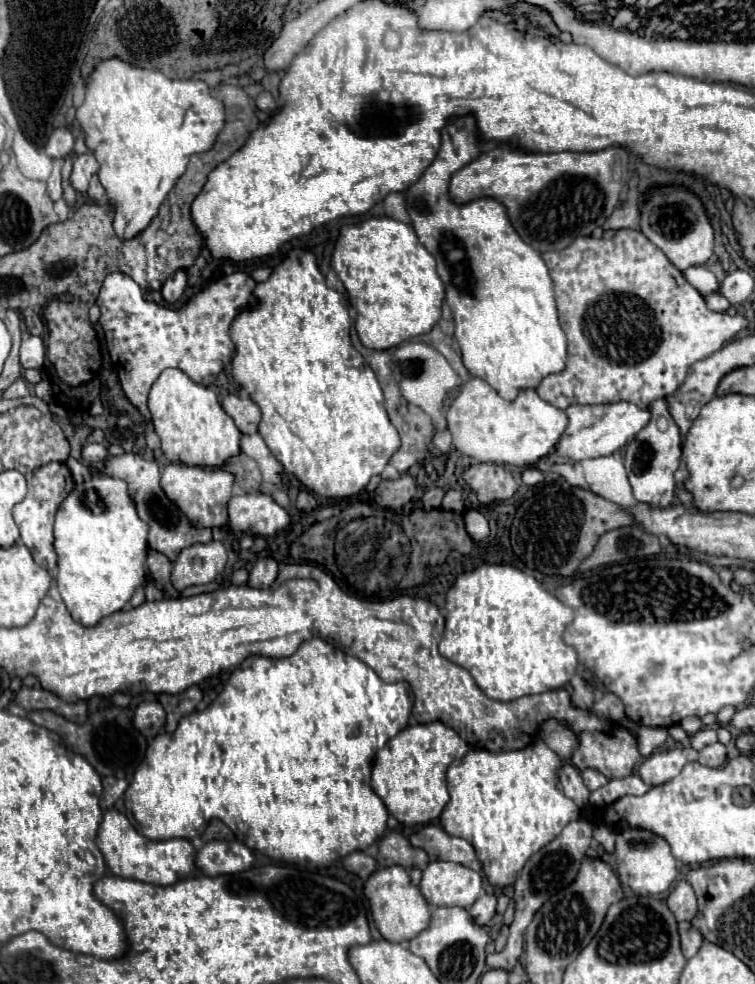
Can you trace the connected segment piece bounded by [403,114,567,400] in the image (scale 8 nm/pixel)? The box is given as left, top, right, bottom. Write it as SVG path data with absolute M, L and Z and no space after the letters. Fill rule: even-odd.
M453 116L441 130L443 142L435 162L425 170L425 174L411 184L403 196L407 202L407 212L411 218L411 226L427 248L429 254L437 260L437 274L445 282L445 302L453 312L455 322L455 340L461 348L463 364L471 376L477 376L491 384L499 396L513 400L523 388L537 388L537 384L553 372L561 372L565 368L567 358L567 340L557 320L557 308L553 298L553 282L549 278L547 266L541 254L525 244L521 236L517 236L515 228L509 222L509 214L505 206L493 198L477 198L465 204L455 204L449 196L449 180L451 176L465 168L481 154L481 136L475 126L475 116Z

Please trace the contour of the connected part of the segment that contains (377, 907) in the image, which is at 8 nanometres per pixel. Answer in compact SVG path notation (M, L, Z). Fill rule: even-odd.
M389 866L373 872L365 882L365 896L371 904L375 926L389 942L409 942L417 932L423 932L429 926L431 908L425 896L421 896L421 890L411 884L409 872L401 866Z

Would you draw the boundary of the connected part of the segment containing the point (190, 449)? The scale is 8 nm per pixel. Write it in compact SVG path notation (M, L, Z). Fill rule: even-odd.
M167 368L155 380L149 392L149 410L155 432L161 438L161 450L169 462L181 462L187 466L221 466L231 456L239 454L241 432L237 430L233 418L223 410L217 394L211 388L189 380L189 376L185 376L179 368Z

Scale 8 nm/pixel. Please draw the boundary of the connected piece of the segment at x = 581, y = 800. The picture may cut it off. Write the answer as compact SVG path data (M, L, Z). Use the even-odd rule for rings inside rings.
M565 764L559 772L559 778L561 778L561 784L563 784L563 792L567 798L571 798L579 808L583 808L589 800L589 790L585 788L583 780L581 780L581 772L571 766L571 764Z

